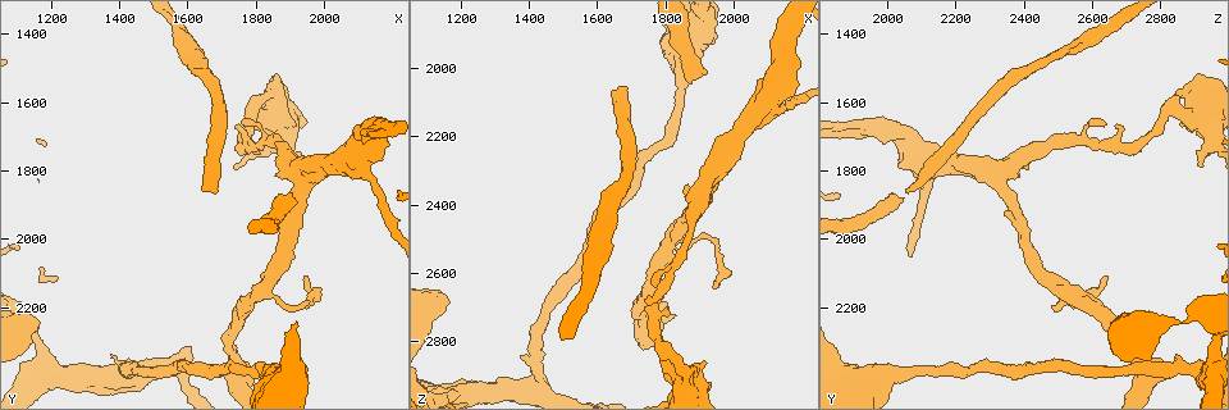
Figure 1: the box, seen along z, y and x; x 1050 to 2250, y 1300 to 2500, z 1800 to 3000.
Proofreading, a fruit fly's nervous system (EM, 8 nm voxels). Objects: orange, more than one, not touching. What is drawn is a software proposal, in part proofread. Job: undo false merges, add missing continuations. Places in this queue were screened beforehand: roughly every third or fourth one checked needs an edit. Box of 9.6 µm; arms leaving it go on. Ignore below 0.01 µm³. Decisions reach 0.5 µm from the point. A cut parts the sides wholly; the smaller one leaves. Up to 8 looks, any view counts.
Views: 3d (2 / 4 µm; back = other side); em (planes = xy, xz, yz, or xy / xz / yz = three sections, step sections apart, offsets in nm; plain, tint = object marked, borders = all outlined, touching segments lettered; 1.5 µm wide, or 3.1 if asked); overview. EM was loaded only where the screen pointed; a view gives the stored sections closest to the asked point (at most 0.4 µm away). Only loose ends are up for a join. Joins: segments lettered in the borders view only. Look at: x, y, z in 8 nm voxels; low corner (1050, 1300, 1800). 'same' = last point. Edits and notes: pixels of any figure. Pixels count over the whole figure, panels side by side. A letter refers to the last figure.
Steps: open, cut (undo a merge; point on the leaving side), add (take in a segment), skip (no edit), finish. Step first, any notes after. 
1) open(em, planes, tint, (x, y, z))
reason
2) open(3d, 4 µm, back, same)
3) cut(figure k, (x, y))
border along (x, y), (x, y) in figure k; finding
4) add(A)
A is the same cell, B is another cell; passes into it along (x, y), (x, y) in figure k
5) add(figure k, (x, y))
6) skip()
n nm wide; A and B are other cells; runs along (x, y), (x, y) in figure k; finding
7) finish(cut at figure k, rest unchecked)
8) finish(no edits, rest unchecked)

open(em, planes, borders, (1730, 2340, 2720))
thick turns thin

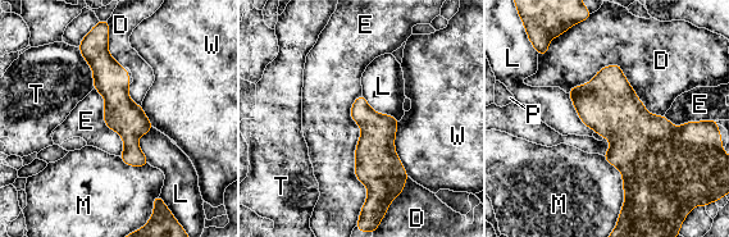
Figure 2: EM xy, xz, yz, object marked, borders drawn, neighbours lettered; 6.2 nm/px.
skip()
D, E, L, M, P, T and W are other cells; border along (360, 94), (350, 117), (361, 209) in figure 2; all the same cell

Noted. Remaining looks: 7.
open(em, planes, borders, (1670, 1860, 2060))
free end

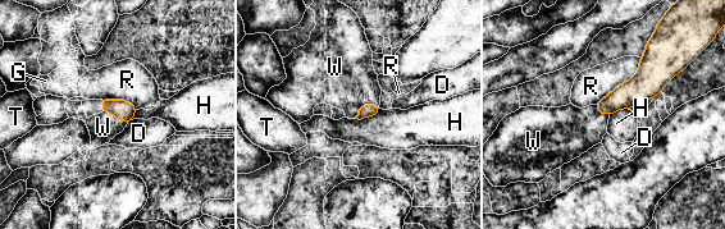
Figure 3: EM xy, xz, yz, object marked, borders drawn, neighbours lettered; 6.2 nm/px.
add(W)
W is the same cell, D, G, H, R and T are other cells; the cell continues

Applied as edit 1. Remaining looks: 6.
open(overview)
redraw

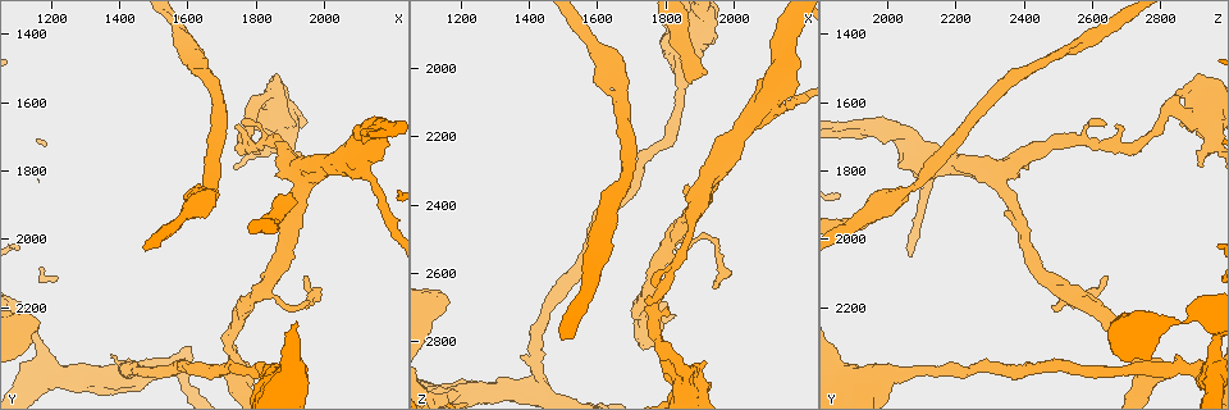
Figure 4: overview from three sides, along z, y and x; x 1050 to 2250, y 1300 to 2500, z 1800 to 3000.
open(3d, 2 µm, (1910, 1870, 2010))
free end

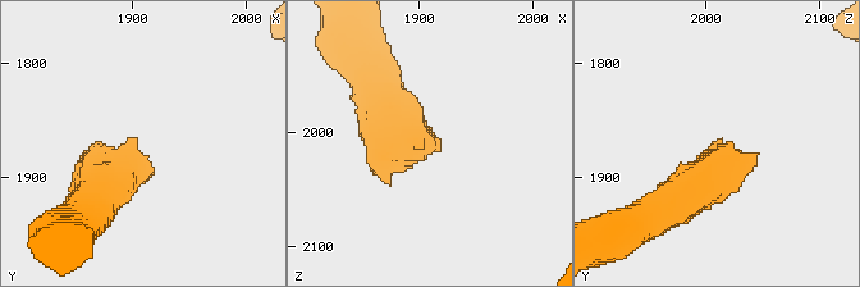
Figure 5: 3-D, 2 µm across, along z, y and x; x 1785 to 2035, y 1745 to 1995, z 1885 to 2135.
open(em, planes, borders, (1906, 1868, 2014))
need the tissue

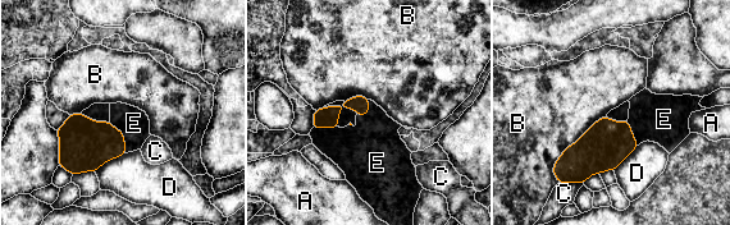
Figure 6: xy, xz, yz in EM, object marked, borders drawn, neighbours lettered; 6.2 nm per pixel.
add(E)
E is the same cell, A, B, C and D are other cells; the cell continues

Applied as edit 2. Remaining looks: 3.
finish(add at figure 3, add at figure 6, rest unchecked)

